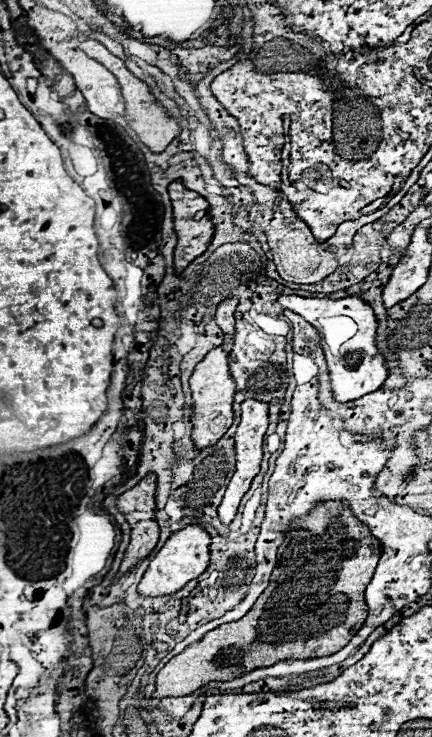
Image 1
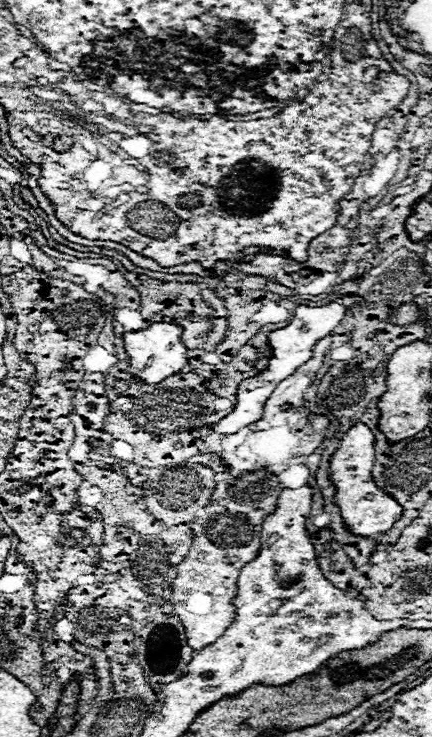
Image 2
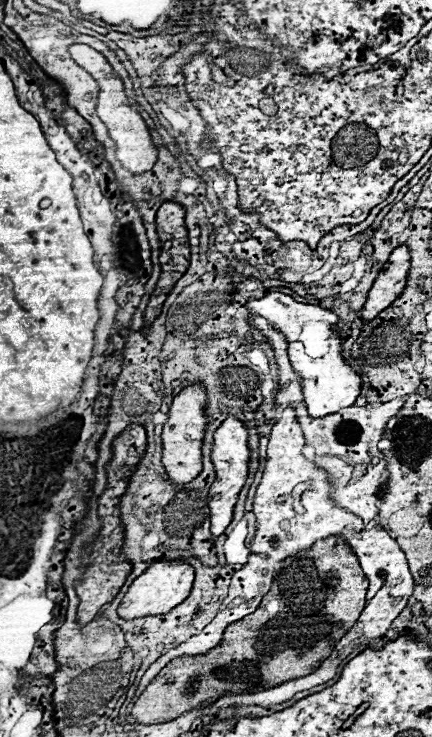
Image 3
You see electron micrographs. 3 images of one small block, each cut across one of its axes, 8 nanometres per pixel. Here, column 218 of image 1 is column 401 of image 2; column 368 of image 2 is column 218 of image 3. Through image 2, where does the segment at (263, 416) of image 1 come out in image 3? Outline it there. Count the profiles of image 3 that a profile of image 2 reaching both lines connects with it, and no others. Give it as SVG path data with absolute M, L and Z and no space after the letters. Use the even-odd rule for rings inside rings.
M230 416L222 422L222 426L214 432L214 450L212 450L212 462L216 468L216 480L212 484L212 490L208 492L208 506L210 506L210 532L214 536L222 536L228 524L234 516L234 506L238 500L238 494L248 478L248 466L250 466L250 446L248 446L248 428L246 422L242 422L236 416Z

